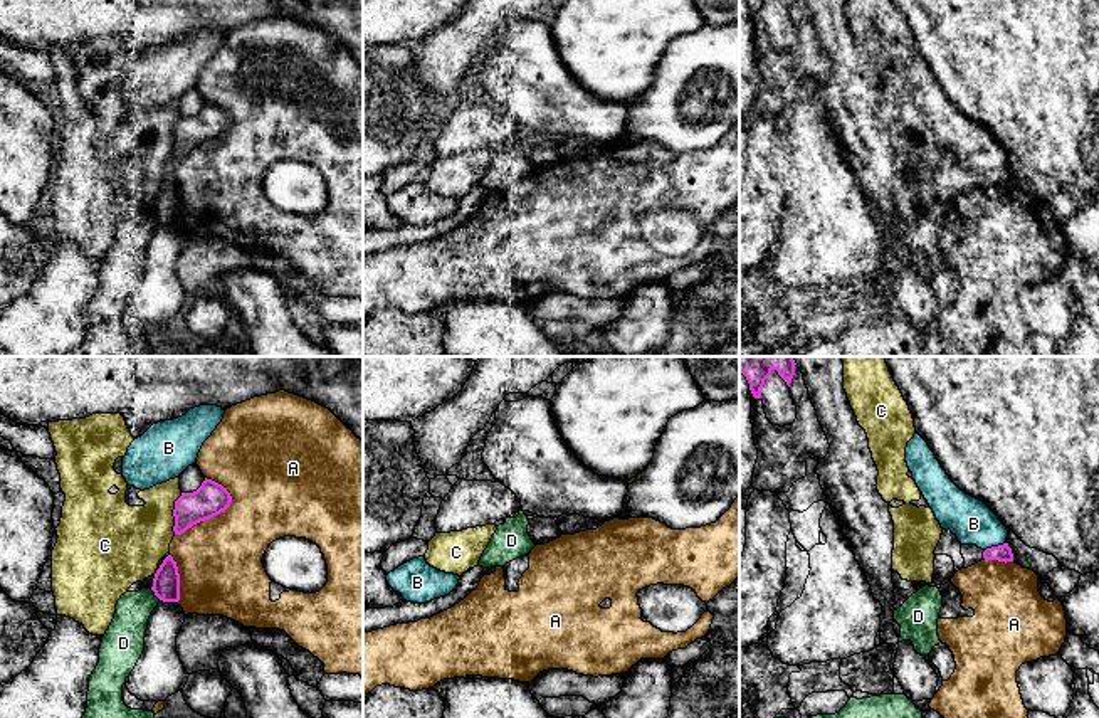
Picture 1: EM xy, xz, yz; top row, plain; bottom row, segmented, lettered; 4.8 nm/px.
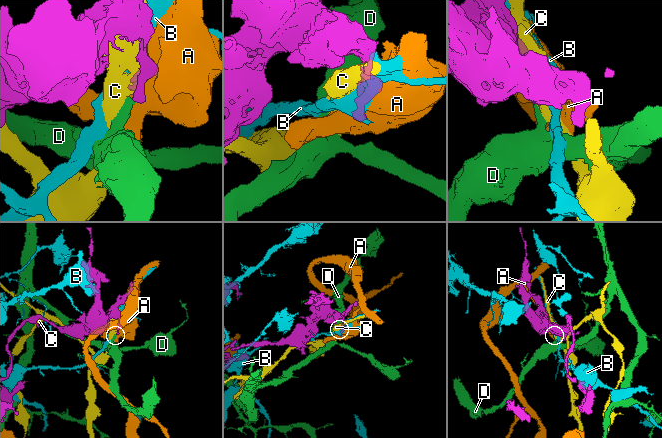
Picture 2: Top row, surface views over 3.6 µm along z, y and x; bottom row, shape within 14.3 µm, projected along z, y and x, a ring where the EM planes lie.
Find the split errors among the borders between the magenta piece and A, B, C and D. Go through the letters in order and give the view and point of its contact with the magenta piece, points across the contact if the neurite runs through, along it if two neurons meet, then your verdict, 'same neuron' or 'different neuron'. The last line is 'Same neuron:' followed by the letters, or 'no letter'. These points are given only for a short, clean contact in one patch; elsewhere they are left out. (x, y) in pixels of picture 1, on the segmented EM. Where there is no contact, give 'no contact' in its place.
A: contact xy (210, 517); different neuron
B: contact yz (995, 547); different neuron
C: contact xy (173, 513); different neuron
D: contact xy (155, 594); different neuron
Same neuron: no letter

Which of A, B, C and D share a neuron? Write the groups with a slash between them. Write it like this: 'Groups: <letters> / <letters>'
Groups: A / B / C / D

